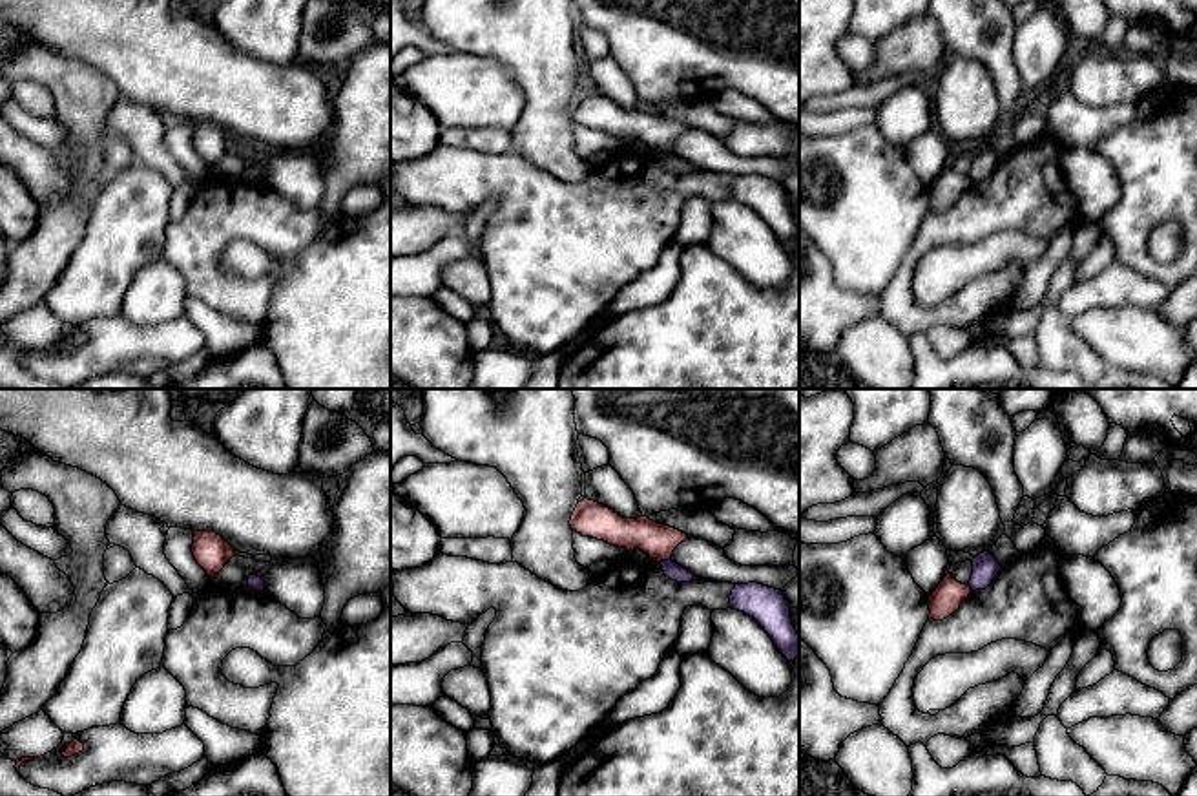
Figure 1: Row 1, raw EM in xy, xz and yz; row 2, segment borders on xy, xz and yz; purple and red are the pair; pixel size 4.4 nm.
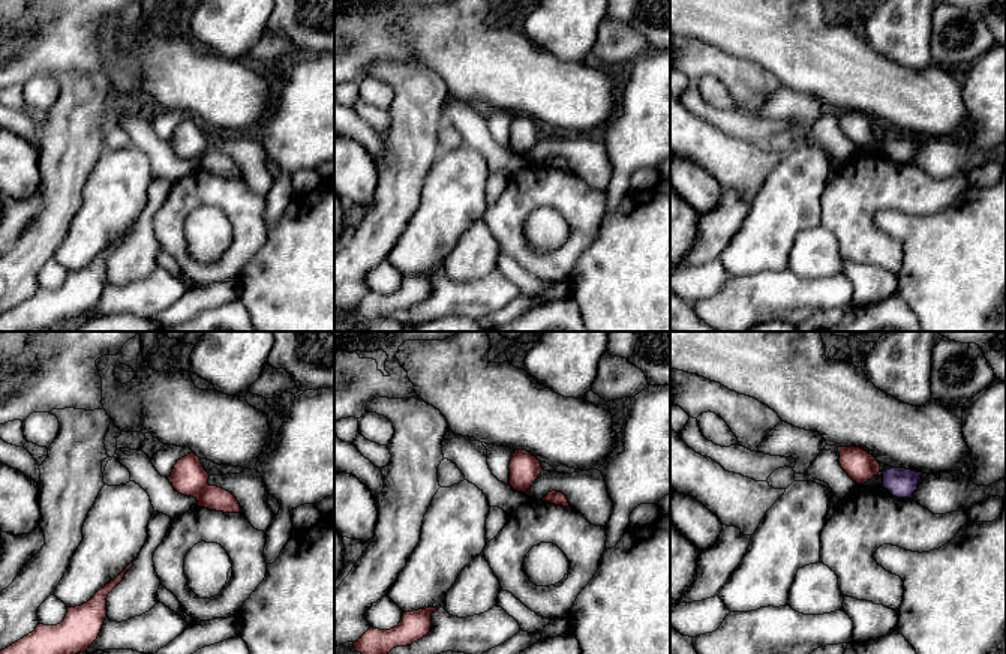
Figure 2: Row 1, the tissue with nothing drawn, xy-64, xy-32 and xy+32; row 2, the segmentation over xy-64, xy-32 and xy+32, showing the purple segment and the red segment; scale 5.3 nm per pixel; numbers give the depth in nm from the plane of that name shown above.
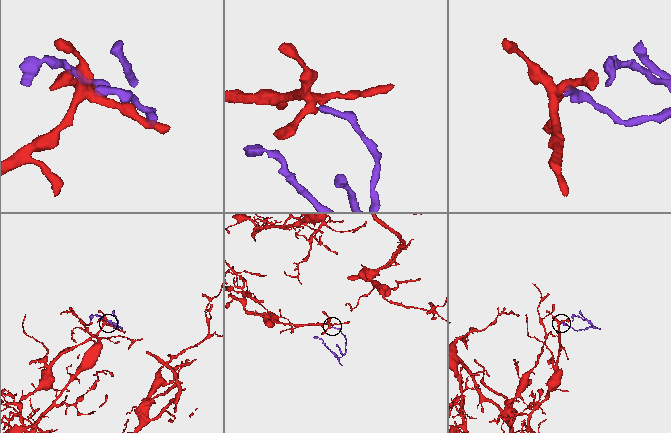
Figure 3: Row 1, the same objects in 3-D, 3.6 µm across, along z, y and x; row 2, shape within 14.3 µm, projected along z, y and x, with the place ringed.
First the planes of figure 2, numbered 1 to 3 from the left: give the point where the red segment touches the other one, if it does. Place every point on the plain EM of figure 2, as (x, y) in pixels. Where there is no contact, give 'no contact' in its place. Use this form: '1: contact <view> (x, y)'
1: no contact
2: no contact
3: no contact

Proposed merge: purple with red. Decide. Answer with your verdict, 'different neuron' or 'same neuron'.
different neuron

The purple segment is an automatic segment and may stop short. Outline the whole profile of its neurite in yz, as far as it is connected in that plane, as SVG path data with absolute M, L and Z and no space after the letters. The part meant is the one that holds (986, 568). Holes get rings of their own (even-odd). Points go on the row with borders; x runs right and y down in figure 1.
M984 551L973 559L973 575L969 581L969 586L973 592L976 590L985 590L993 579L998 575L1002 566L996 562L996 559L989 553Z

